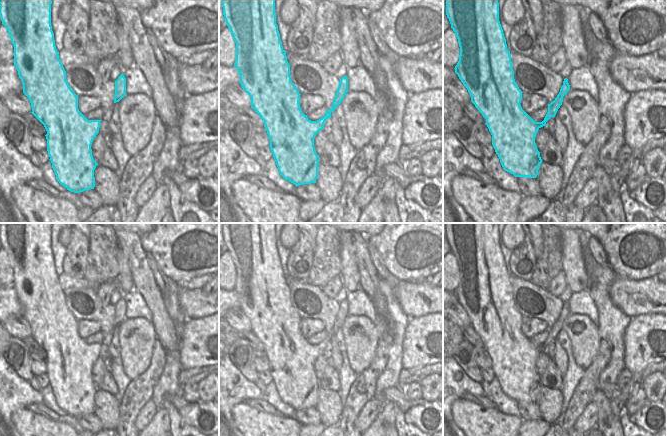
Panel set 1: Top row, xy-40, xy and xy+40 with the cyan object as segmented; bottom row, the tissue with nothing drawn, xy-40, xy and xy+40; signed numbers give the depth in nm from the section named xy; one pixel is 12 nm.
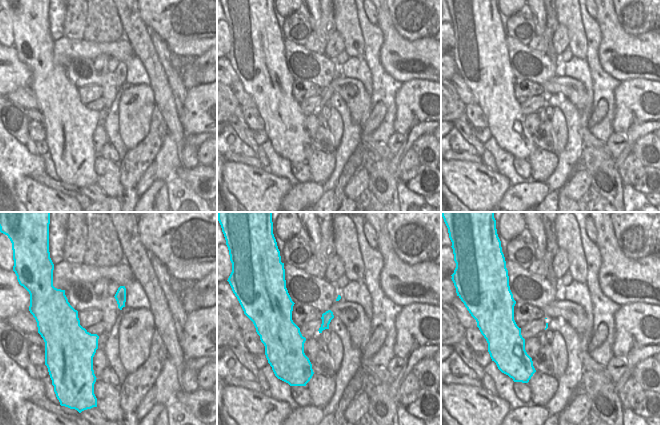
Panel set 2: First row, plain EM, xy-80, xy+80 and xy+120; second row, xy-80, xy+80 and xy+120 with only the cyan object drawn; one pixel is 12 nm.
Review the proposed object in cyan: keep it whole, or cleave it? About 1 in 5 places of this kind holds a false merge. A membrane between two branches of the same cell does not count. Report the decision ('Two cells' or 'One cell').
One cell

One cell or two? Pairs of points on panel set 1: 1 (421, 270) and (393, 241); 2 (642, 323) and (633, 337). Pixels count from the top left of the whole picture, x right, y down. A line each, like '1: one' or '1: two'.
1: one
2: one

